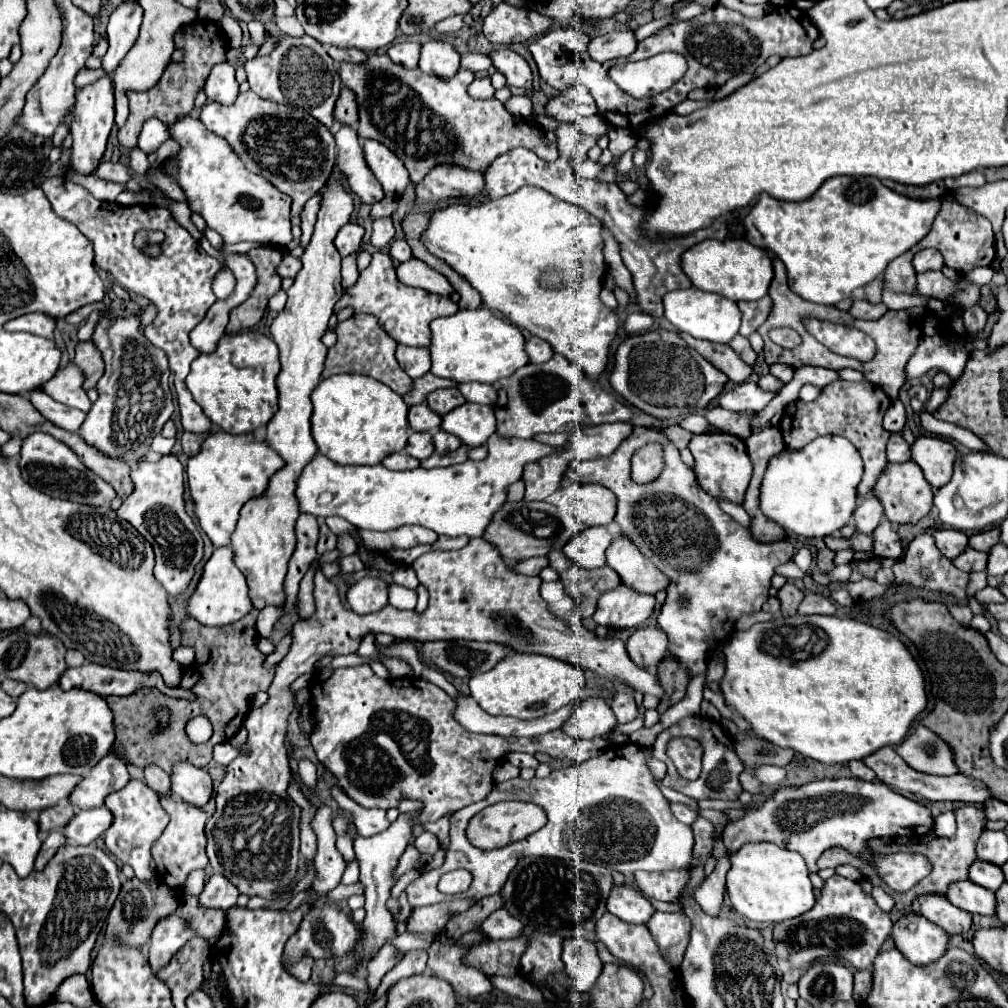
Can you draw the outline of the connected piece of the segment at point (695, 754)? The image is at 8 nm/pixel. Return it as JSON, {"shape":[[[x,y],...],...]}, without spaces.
{"shape":[[[676,737],[666,747],[668,757],[676,765],[678,773],[686,779],[694,779],[702,771],[702,745],[690,737]]]}

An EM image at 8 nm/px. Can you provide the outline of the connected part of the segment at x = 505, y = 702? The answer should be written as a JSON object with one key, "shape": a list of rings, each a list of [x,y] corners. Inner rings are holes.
{"shape":[[[520,653],[504,657],[492,671],[470,679],[472,697],[488,715],[510,715],[516,719],[538,719],[568,703],[574,703],[584,685],[586,680],[582,669],[564,665],[552,657]]]}

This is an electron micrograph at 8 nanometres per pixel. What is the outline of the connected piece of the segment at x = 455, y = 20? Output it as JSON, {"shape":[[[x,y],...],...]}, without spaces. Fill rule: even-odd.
{"shape":[[[454,15],[454,17],[448,17],[448,19],[442,19],[438,25],[434,25],[434,31],[438,33],[454,33],[462,27],[462,15]]]}

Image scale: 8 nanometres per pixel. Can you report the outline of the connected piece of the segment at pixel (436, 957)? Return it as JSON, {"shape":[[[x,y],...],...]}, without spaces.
{"shape":[[[434,943],[428,949],[428,967],[432,973],[440,979],[446,979],[458,995],[464,997],[476,997],[482,993],[490,993],[490,979],[476,969],[464,969],[460,965],[460,955],[464,955],[466,949],[460,949],[458,945],[440,945]]]}

